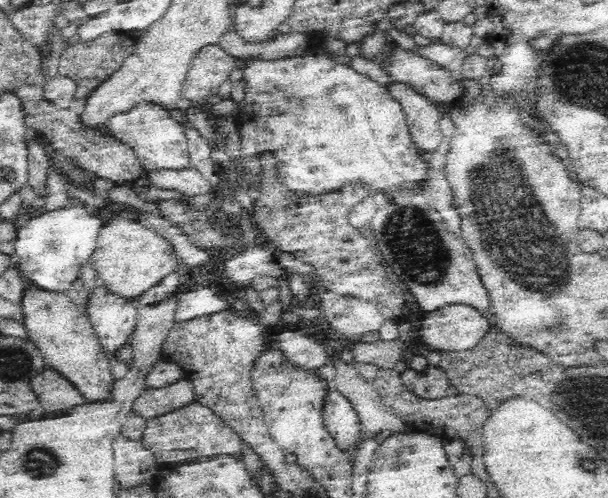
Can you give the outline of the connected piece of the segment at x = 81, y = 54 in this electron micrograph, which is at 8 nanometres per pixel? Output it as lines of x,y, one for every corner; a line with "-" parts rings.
105,32
99,38
86,42
80,41
78,44
72,44
62,52
57,66
61,75
71,78
76,82
76,88
73,94
73,100
85,104
90,98
90,94
106,82
113,72
123,64
124,60
135,51
137,40
131,32

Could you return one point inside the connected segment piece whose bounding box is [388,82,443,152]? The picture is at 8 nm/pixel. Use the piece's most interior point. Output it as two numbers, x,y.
424,119

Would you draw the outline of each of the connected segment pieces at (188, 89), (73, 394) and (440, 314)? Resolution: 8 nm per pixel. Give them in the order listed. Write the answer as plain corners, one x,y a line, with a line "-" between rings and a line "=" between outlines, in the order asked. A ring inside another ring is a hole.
218,44
204,46
190,63
181,96
206,106
210,94
218,92
219,85
228,79
235,67
236,58
229,56
=
46,365
29,379
32,390
44,405
45,412
64,414
73,406
84,404
86,395
59,370
=
449,304
435,311
430,311
426,314
422,326
422,330
418,330
421,338
426,346
432,350
451,350
459,351
466,350
476,346
483,338
495,329
494,320
491,315
480,313
475,306
467,304

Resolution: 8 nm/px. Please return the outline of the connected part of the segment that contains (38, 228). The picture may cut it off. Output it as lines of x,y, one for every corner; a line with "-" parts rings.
80,207
37,212
17,230
13,252
15,266
30,278
32,284
46,290
66,293
78,280
80,270
92,263
100,230
106,226
106,222
90,209

